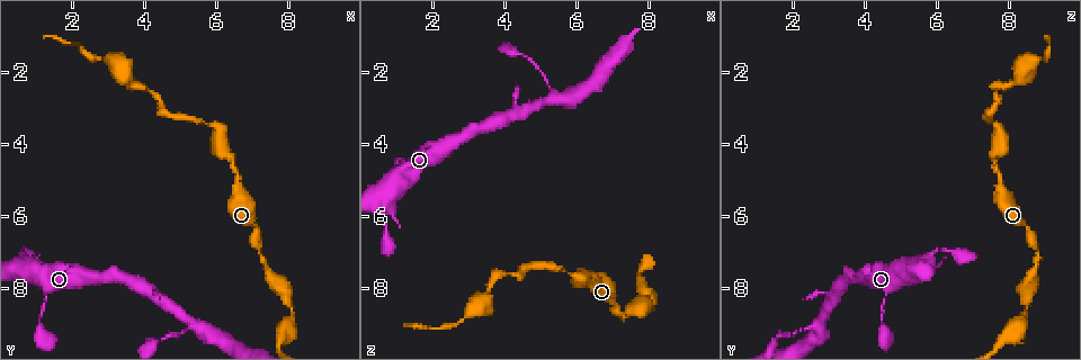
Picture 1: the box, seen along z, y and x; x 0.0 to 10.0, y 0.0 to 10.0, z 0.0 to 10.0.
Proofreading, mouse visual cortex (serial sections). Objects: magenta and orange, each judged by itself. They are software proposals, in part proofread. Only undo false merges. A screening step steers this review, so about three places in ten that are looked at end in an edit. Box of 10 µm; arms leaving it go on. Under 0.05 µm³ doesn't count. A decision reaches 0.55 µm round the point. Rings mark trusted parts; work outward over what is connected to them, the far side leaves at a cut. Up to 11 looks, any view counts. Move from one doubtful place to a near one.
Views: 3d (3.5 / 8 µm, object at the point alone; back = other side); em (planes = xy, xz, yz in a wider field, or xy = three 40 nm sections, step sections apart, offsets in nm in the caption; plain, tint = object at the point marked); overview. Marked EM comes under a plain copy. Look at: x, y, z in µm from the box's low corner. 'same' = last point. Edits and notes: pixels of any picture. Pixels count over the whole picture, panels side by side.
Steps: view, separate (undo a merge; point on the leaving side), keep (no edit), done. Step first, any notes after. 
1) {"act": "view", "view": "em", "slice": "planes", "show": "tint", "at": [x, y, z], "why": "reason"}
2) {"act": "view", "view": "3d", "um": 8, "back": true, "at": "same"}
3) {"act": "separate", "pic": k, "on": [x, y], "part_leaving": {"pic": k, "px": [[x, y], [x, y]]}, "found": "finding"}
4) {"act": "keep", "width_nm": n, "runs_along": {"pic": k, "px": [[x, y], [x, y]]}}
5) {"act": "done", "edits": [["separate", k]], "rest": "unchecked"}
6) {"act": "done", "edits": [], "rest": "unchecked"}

{"act": "view", "view": "3d", "um": 3.5, "at": [0.60, 7.25, 5.75], "why": "narrows sharply"}

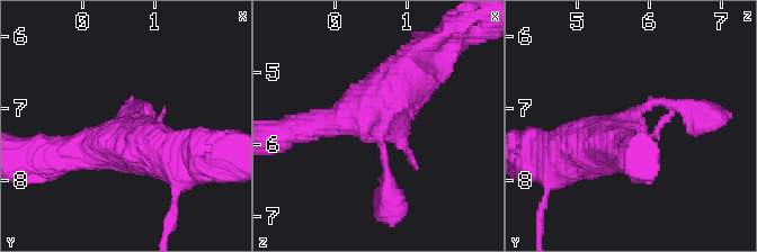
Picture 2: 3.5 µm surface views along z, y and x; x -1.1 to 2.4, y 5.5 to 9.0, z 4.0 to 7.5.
{"act": "keep", "runs_along": {"pic": 2, "px": [[563, 165], [621, 141], [652, 102], [670, 102]]}, "found": "continuous, no second cell"}

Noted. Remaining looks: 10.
{"act": "view", "view": "3d", "um": 8, "at": [5.40, 9.00, 2.75], "why": "three-way junction"}

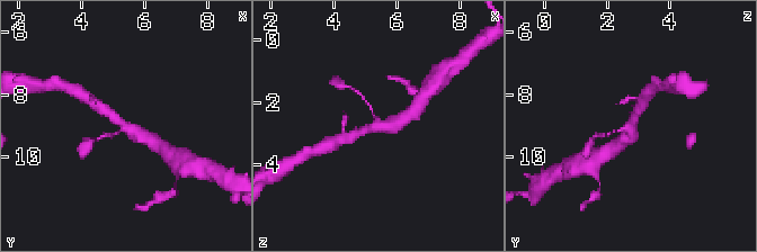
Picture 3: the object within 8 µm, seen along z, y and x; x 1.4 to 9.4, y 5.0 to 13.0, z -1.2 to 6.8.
{"act": "view", "view": "3d", "um": 3.5, "at": "same"}

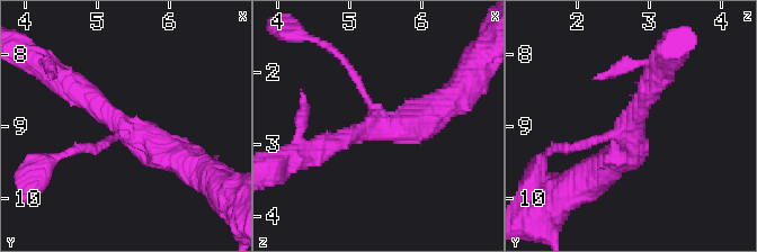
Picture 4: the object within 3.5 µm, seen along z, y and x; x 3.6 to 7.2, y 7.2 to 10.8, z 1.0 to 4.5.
{"act": "view", "view": "em", "slice": "xy", "step": 5, "show": "tint", "at": [5.40, 9.05, 2.80]}

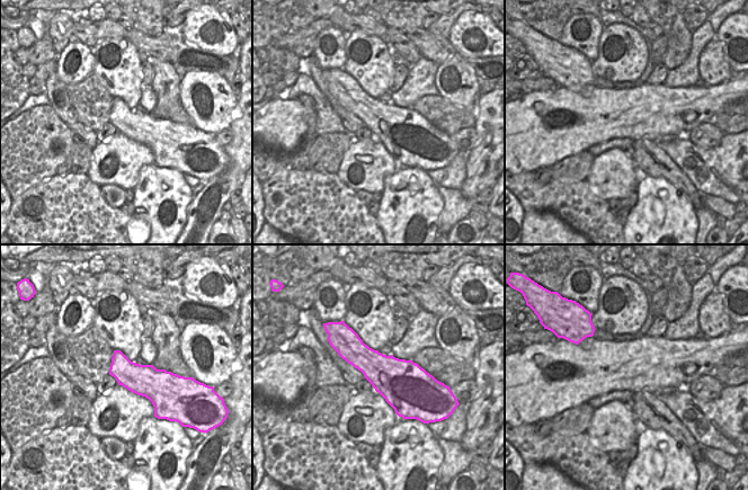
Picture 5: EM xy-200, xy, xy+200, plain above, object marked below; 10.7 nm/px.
{"act": "keep", "arm_widths_nm": [150, 300, 450], "found": "continuous, no second cell"}

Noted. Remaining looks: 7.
{"act": "view", "view": "3d", "um": 8, "at": [6.00, 3.50, 7.80], "why": "abrupt turn"}

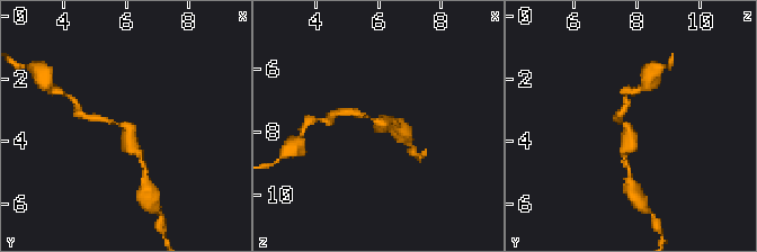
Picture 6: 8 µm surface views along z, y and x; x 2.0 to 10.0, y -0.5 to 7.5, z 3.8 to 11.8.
{"act": "view", "view": "3d", "um": 3.5, "at": "same"}

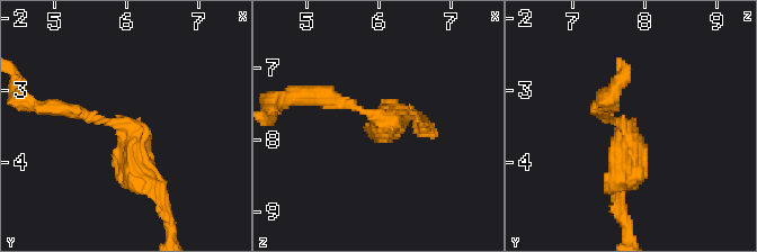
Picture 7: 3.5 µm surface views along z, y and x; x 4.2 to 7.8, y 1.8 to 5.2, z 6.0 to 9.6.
{"act": "view", "view": "em", "slice": "xy", "step": 2, "show": "tint", "at": [6.05, 3.55, 7.75], "arm_widths_nm": [150, 200]}

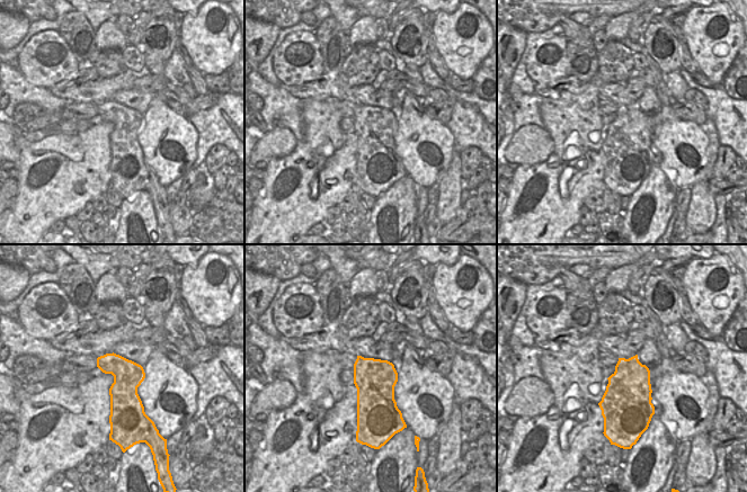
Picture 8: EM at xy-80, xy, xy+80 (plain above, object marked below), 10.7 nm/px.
{"act": "keep", "runs_along": {"pic": 7, "px": [[162, 190], [121, 120], [62, 107]]}, "found": "all the same cell"}

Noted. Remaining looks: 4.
{"act": "view", "view": "3d", "um": 3.5, "at": [4.20, 2.55, 7.70], "why": "narrows sharply"}

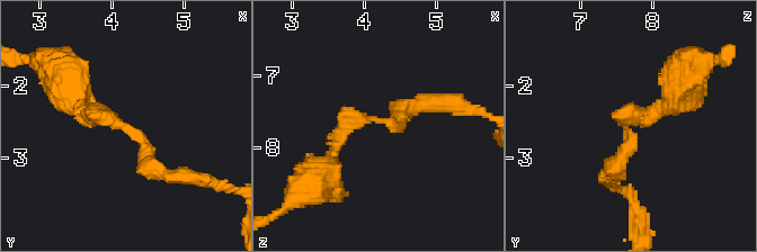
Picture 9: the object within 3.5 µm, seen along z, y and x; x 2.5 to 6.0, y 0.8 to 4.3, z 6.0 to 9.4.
{"act": "view", "view": "em", "slice": "xy", "step": 3, "show": "tint", "at": [4.15, 2.50, 7.60], "arm_widths_nm": [200, 250], "why": "need the tissue"}

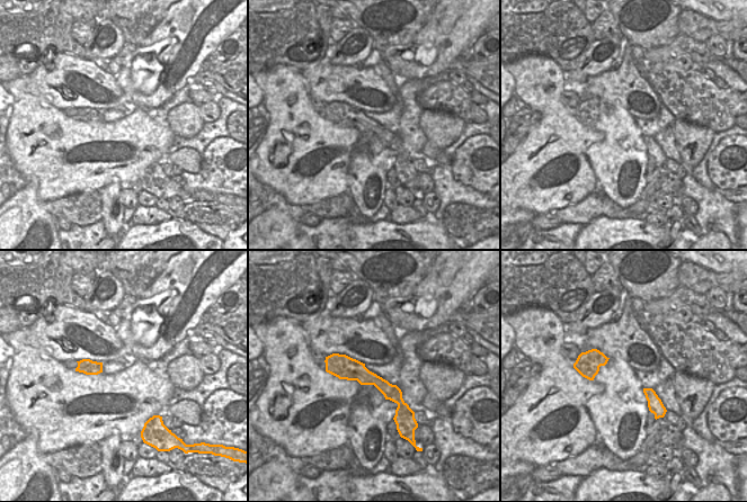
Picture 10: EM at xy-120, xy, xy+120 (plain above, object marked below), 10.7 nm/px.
{"act": "keep", "runs_along": {"pic": 10, "px": [[329, 359], [379, 382], [400, 403], [399, 418]]}, "found": "all the same cell"}

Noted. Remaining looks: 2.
{"act": "done", "edits": [], "rest": "unchecked"}

